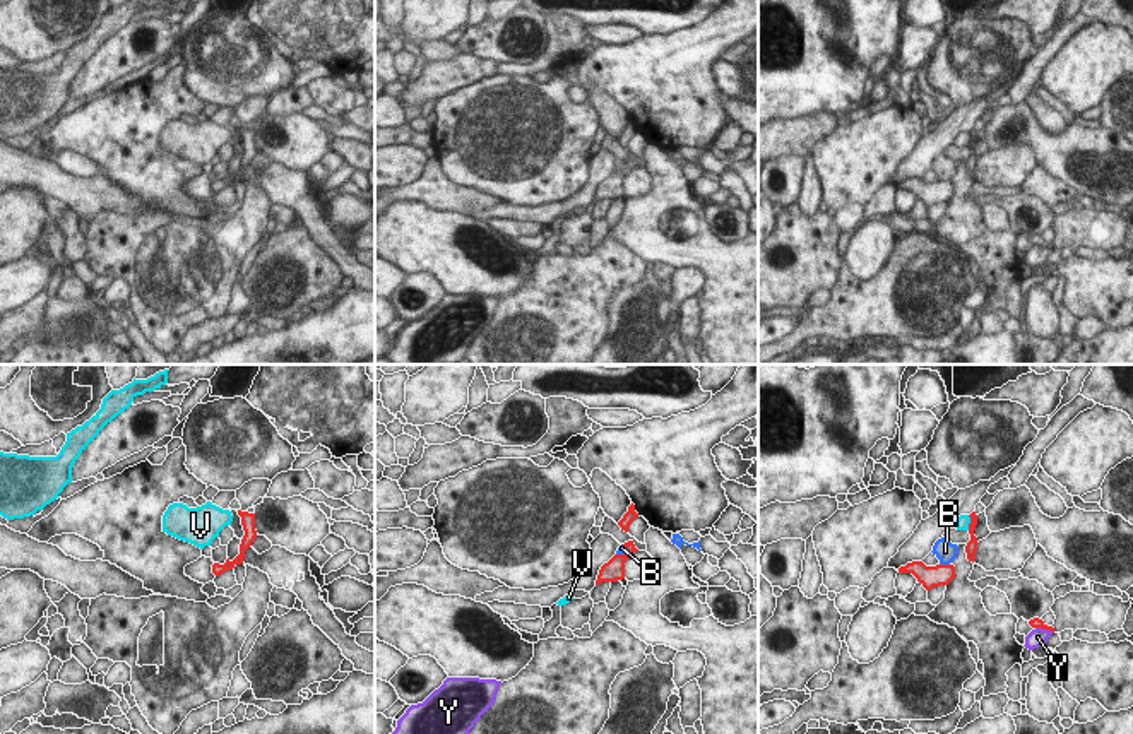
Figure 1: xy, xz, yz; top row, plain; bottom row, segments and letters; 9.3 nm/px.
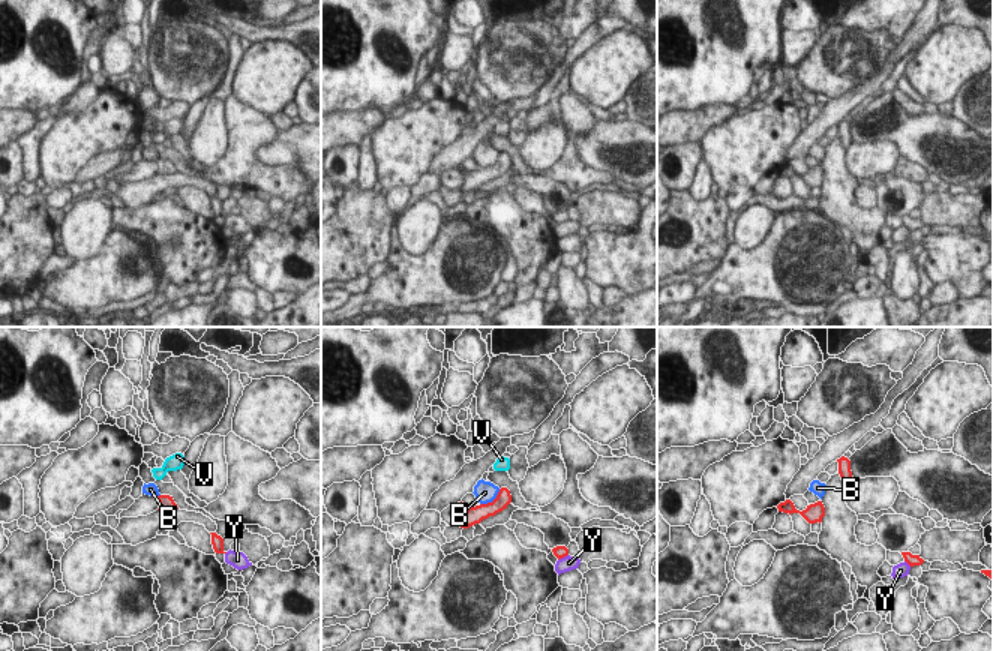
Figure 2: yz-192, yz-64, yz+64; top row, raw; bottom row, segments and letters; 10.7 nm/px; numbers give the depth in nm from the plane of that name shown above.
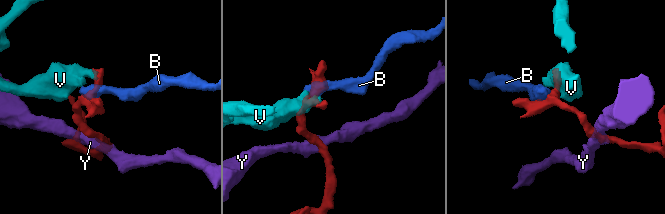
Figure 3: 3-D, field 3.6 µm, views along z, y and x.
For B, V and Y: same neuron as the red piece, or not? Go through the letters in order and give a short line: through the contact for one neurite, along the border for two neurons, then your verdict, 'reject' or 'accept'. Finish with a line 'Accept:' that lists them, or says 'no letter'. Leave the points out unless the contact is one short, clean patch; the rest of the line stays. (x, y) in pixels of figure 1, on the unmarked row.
B: yz (940, 180), (949, 182) | reject
V: yz (967, 132), (969, 146) | reject
Y: yz (1036, 243), (1053, 248) | reject
Accept: no letter

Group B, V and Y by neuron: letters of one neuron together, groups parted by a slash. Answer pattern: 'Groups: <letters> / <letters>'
Groups: B / V / Y

